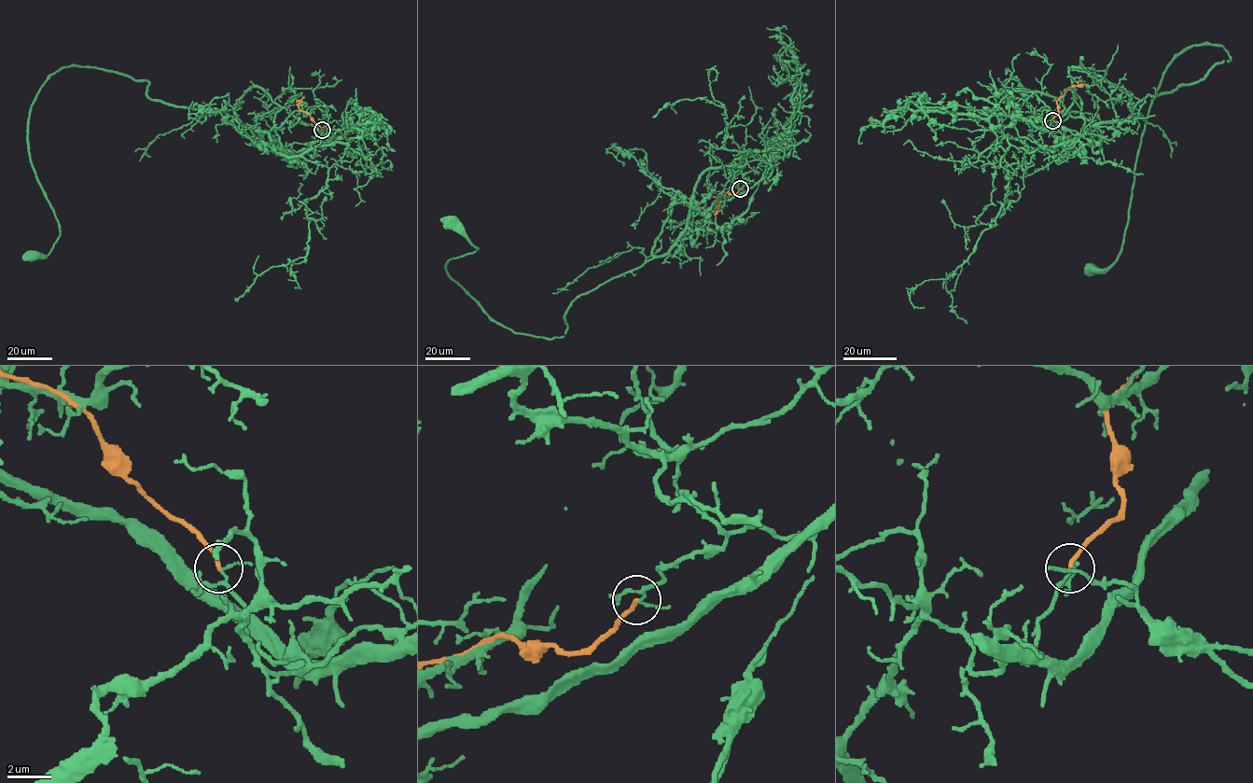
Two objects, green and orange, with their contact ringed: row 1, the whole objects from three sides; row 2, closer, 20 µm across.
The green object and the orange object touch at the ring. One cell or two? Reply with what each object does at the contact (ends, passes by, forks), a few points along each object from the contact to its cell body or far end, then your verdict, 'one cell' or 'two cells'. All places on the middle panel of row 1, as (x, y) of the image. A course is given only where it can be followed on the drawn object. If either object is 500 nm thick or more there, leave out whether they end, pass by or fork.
green forks | orange ends | green via (741, 188), (758, 182), (580, 294), (551, 339), (494, 322), (447, 273), (478, 248), (450, 221) | orange via (740, 188), (735, 194), (718, 196), (715, 216) | two cells

